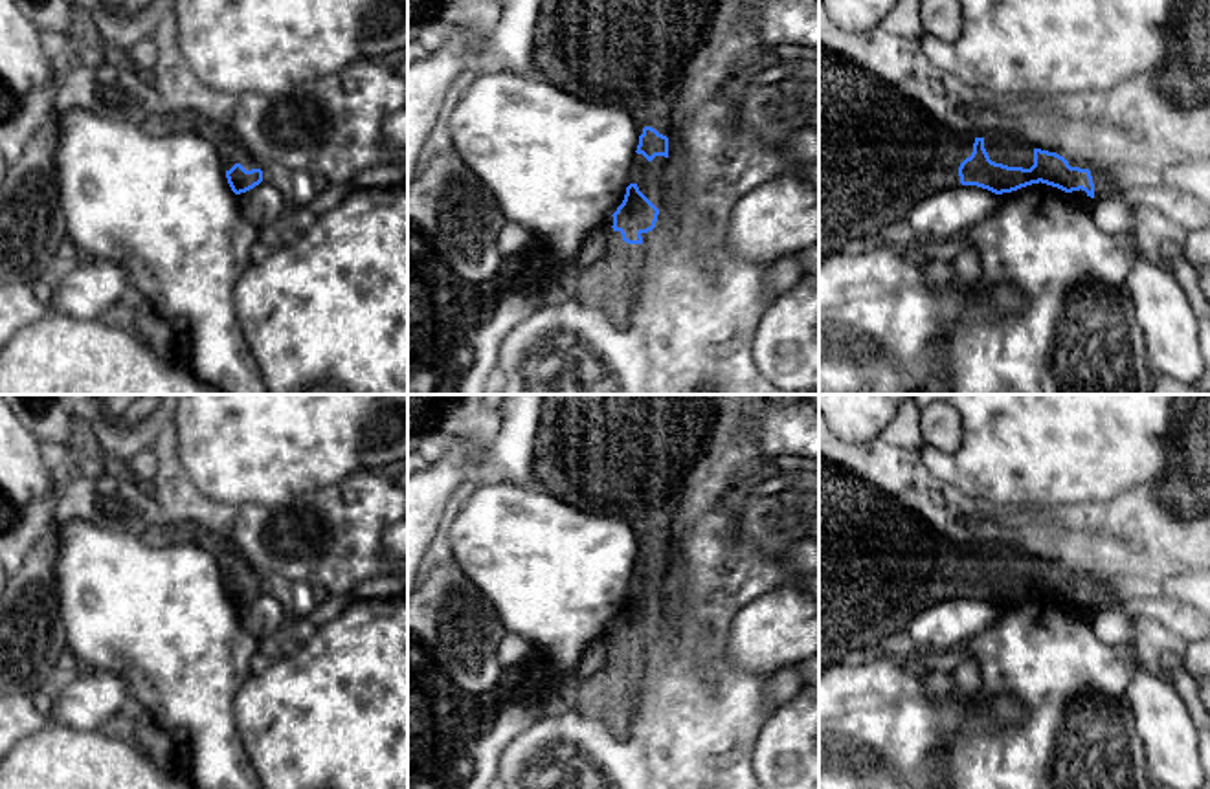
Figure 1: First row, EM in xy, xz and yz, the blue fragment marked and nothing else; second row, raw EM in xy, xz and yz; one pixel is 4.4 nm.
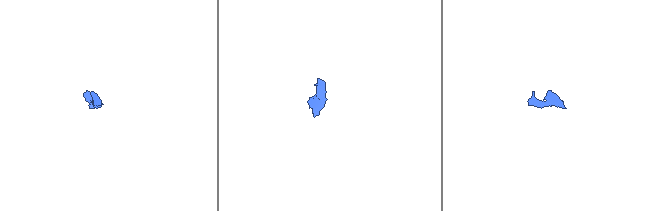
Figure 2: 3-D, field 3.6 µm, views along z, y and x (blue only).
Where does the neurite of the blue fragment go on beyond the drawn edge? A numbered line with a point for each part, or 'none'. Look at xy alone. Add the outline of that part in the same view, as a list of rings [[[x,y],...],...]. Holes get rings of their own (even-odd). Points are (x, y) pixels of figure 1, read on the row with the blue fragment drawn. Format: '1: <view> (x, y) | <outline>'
1: xy (232, 151) | [[[200,119],[195,128],[202,130],[215,145],[224,171],[230,171],[235,163],[241,163],[246,171],[259,169],[244,143],[230,128],[207,125]]]

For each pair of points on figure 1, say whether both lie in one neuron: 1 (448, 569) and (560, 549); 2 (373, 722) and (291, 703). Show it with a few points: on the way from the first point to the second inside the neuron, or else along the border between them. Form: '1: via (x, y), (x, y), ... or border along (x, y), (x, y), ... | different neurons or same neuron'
1: border along (450, 556), (489, 599) | different neurons
2: via (353, 722), (311, 722) | same neuron

